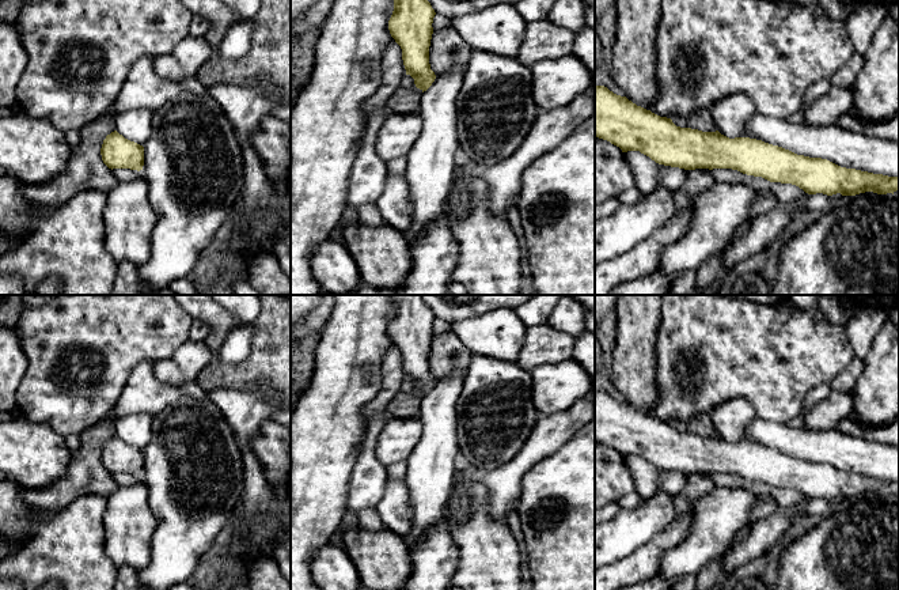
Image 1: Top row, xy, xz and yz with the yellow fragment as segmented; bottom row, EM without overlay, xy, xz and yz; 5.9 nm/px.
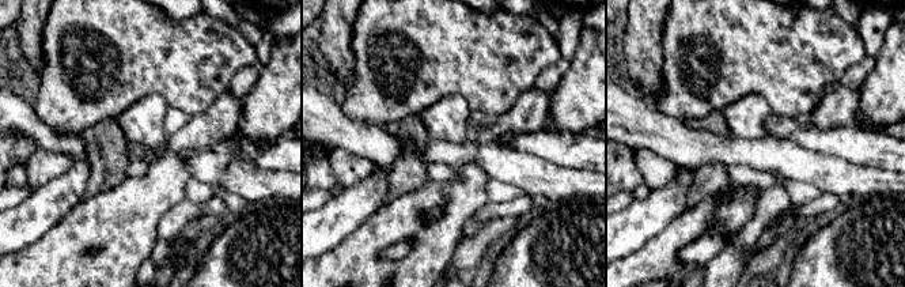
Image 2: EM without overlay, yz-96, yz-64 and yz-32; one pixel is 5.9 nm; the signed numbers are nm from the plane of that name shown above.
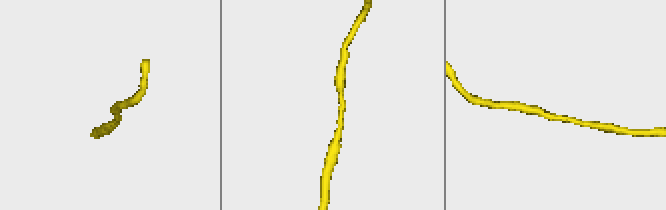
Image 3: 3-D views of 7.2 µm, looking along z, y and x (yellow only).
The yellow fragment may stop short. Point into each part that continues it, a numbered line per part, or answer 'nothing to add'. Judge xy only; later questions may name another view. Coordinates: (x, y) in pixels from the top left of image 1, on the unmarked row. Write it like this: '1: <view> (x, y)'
nothing to add

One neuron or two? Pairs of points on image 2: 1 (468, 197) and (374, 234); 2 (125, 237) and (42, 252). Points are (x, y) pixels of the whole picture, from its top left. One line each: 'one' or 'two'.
1: one
2: one

